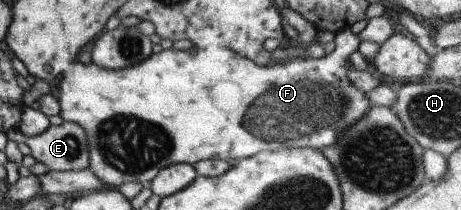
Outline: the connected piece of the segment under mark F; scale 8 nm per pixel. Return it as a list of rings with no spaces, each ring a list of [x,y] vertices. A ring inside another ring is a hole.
[[[349,29],[339,30],[335,33],[333,39],[335,49],[331,54],[322,55],[319,59],[296,59],[286,62],[286,64],[268,64],[258,66],[250,62],[247,58],[241,57],[231,50],[224,50],[220,46],[208,46],[204,50],[192,48],[188,51],[179,51],[176,49],[161,49],[158,53],[150,53],[148,58],[141,60],[138,64],[124,68],[107,69],[100,68],[96,64],[80,64],[80,62],[70,62],[66,70],[60,74],[57,82],[52,84],[52,95],[59,104],[60,118],[63,121],[74,123],[80,126],[85,134],[87,143],[87,153],[89,161],[87,169],[96,177],[105,187],[120,186],[128,181],[138,181],[141,186],[148,186],[149,182],[156,176],[156,173],[165,166],[174,163],[188,163],[193,165],[195,162],[206,159],[239,160],[241,158],[252,156],[258,151],[277,151],[280,149],[291,149],[292,147],[311,147],[320,150],[326,145],[331,145],[336,137],[347,129],[351,122],[359,119],[370,105],[361,90],[354,88],[352,82],[345,75],[348,72],[348,55],[357,50],[360,44],[357,34],[353,34]]]

